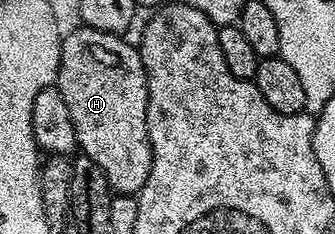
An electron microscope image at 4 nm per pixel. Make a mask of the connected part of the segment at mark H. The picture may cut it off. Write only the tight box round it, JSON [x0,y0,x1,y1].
[56,29,153,196]

